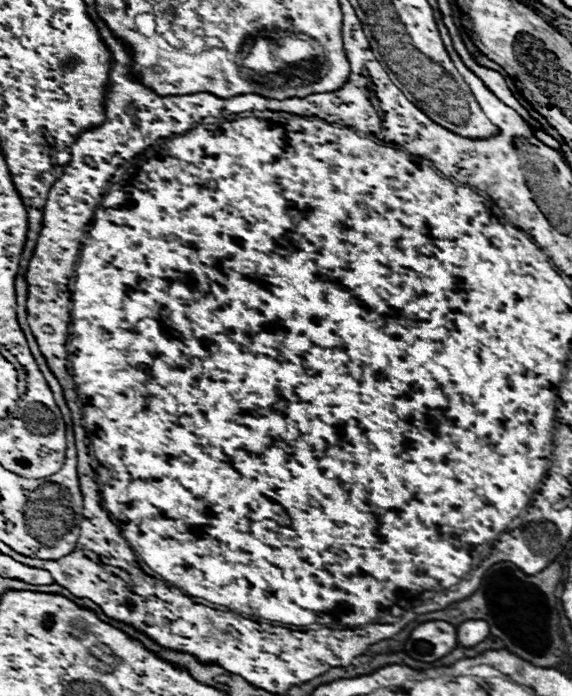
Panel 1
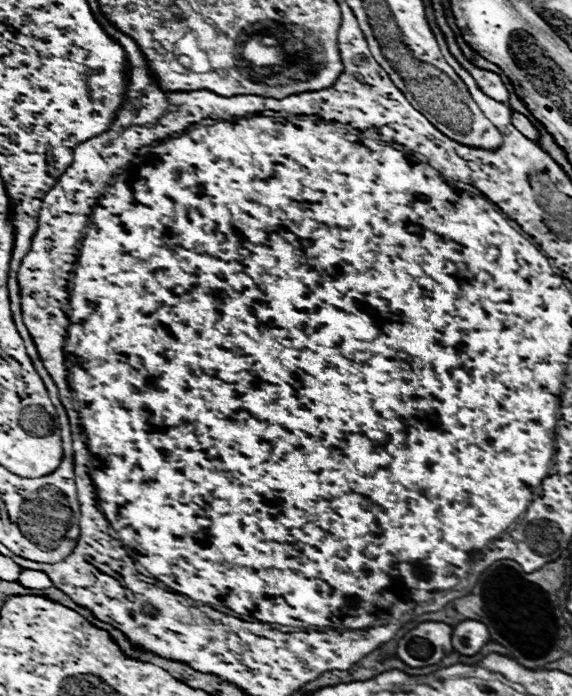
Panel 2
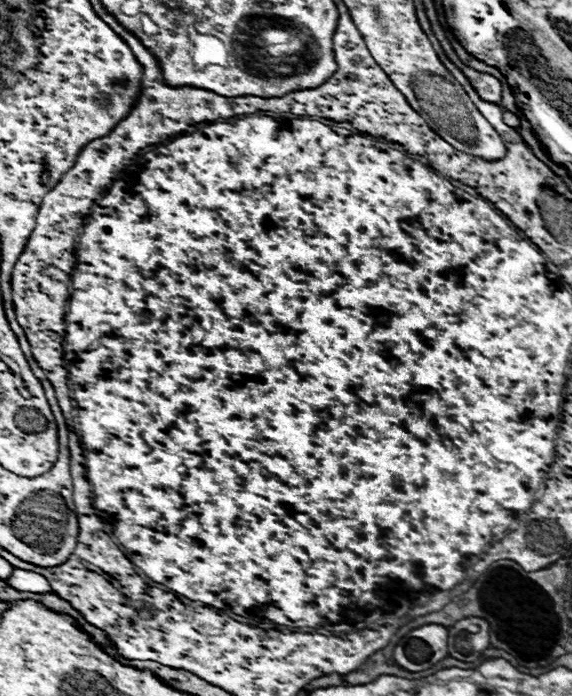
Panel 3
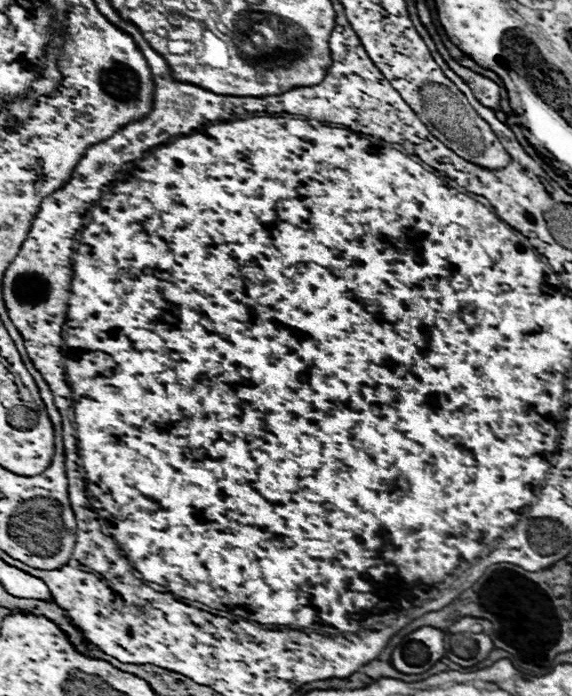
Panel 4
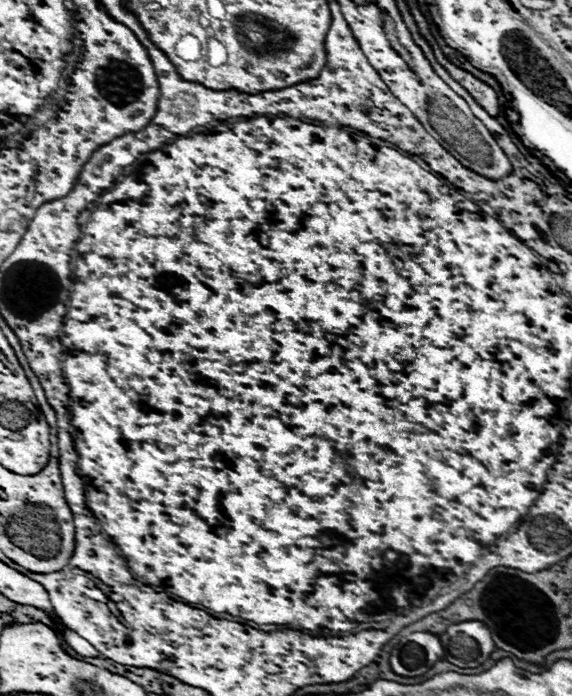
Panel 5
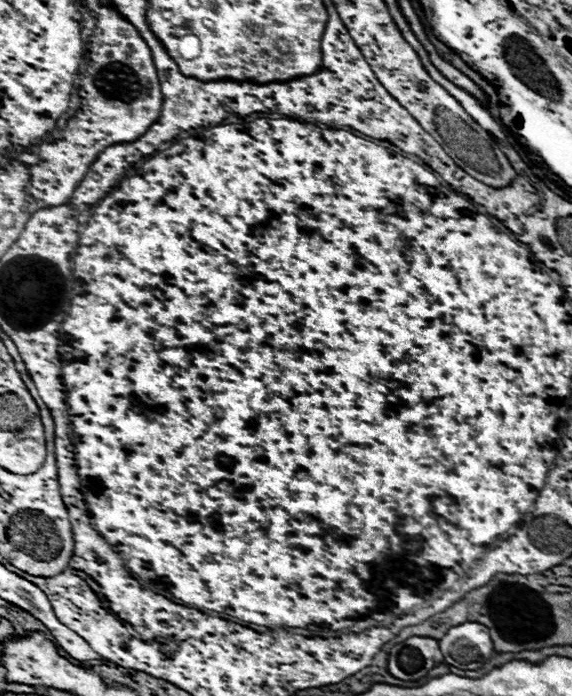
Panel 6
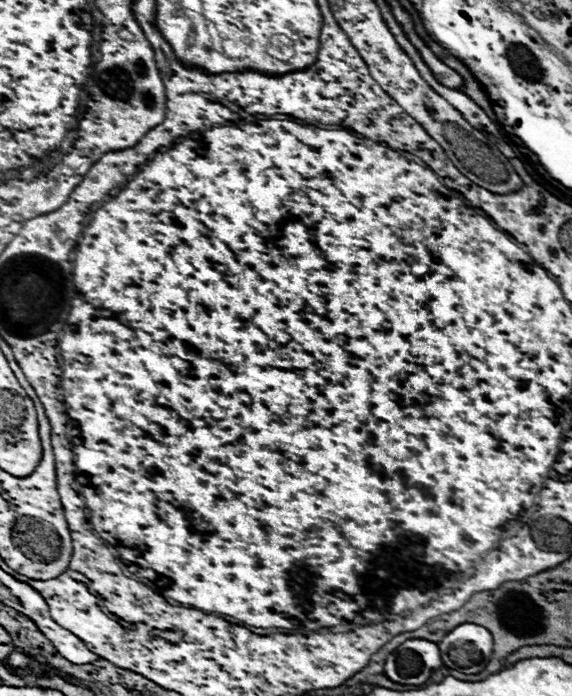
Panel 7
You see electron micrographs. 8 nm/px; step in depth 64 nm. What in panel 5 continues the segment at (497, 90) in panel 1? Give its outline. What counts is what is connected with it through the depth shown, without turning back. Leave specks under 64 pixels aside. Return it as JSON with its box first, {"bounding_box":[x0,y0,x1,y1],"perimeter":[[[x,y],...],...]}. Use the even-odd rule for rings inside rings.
{"bounding_box":[444,62,498,116],"perimeter":[[[448,62],[448,66],[444,64],[444,68],[450,72],[450,76],[452,76],[458,84],[462,84],[462,86],[474,96],[474,100],[476,100],[482,108],[486,108],[486,112],[490,112],[492,116],[498,114],[498,98],[496,98],[496,92],[494,92],[490,86],[486,86],[484,82],[480,82],[478,78],[474,78],[472,74],[464,72],[462,68],[458,68],[458,66],[450,64],[450,62]]]}

